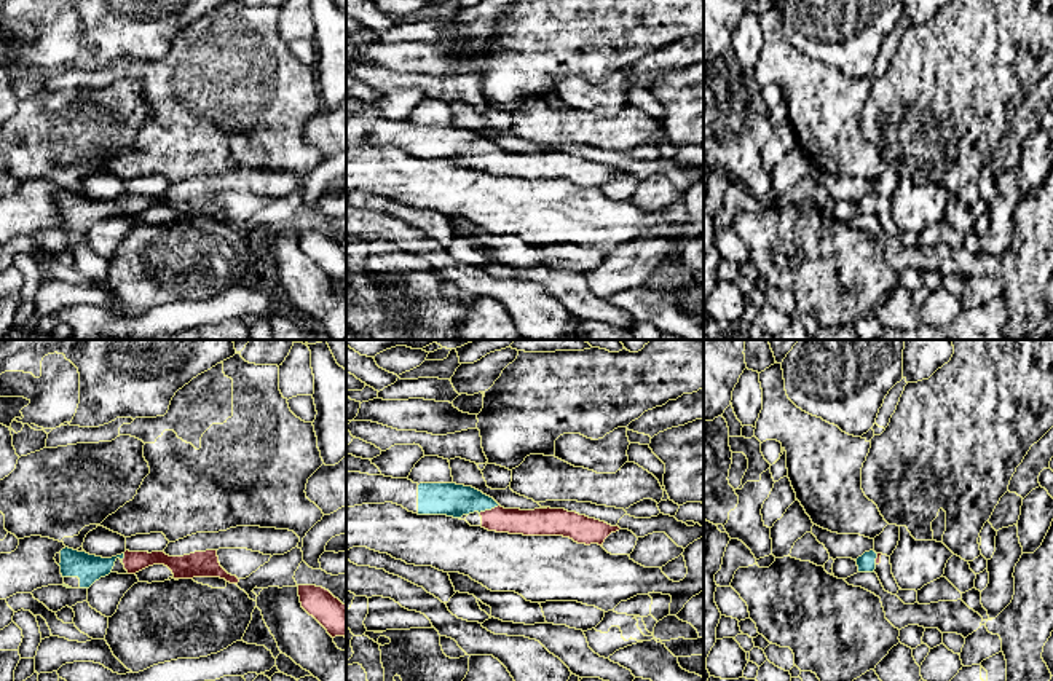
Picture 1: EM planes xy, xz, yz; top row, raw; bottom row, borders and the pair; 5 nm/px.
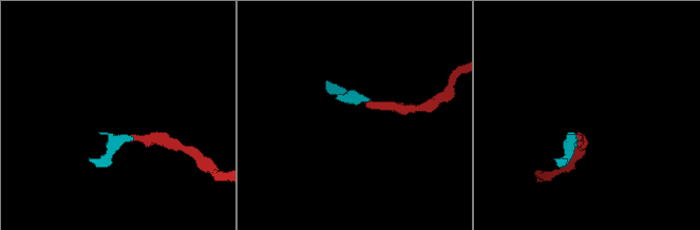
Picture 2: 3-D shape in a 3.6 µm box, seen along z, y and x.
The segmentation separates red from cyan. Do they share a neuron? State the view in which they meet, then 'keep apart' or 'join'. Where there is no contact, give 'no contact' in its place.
xz | join

